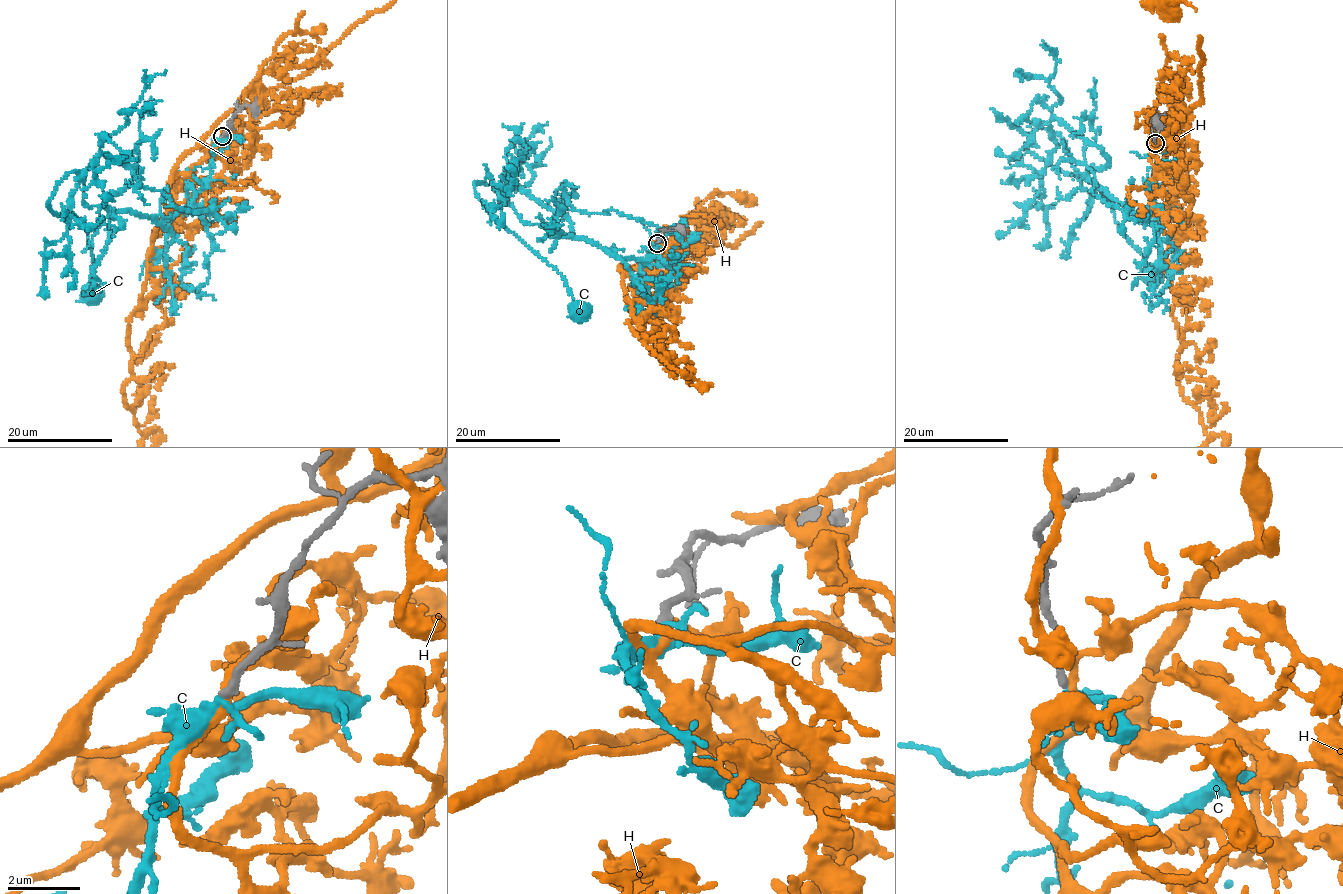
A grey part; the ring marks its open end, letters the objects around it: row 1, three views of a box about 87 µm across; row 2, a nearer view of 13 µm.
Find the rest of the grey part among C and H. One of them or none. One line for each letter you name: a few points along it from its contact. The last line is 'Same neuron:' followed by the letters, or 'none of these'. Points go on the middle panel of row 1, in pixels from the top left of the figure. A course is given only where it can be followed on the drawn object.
C: course (658, 242), (648, 261), (610, 255), (529, 225), (477, 182), (486, 211), (562, 275), (577, 306)
Same neuron: C

